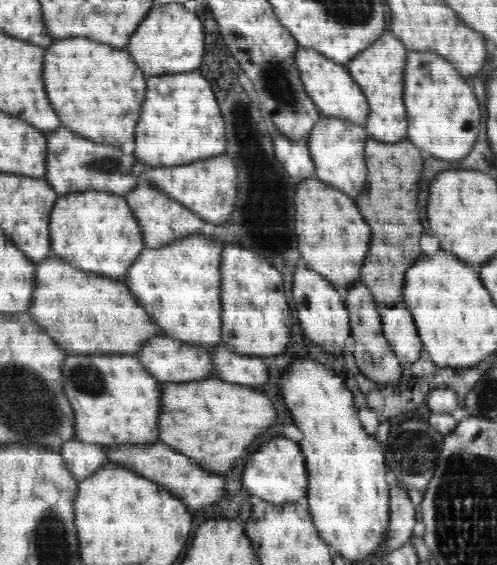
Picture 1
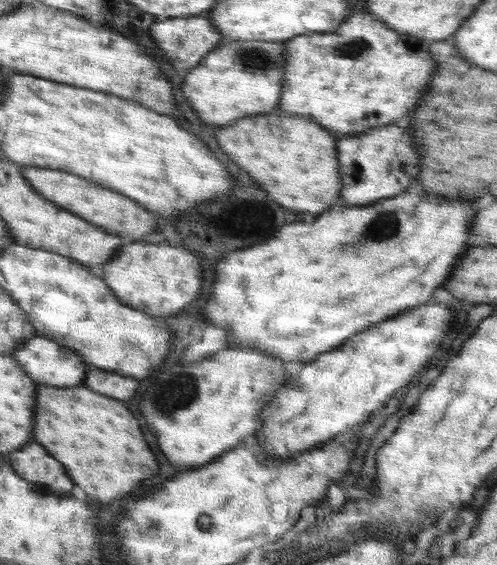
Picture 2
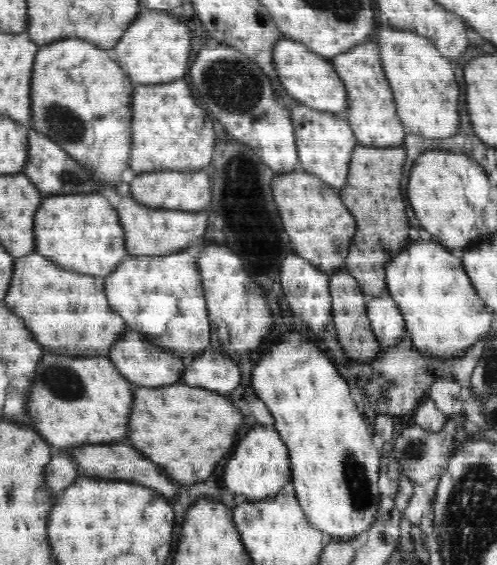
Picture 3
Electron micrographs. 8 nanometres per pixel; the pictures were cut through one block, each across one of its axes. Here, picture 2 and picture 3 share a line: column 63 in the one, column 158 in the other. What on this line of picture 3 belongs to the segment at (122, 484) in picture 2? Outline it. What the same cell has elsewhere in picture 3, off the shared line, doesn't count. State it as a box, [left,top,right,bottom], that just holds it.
[127,382,244,484]

